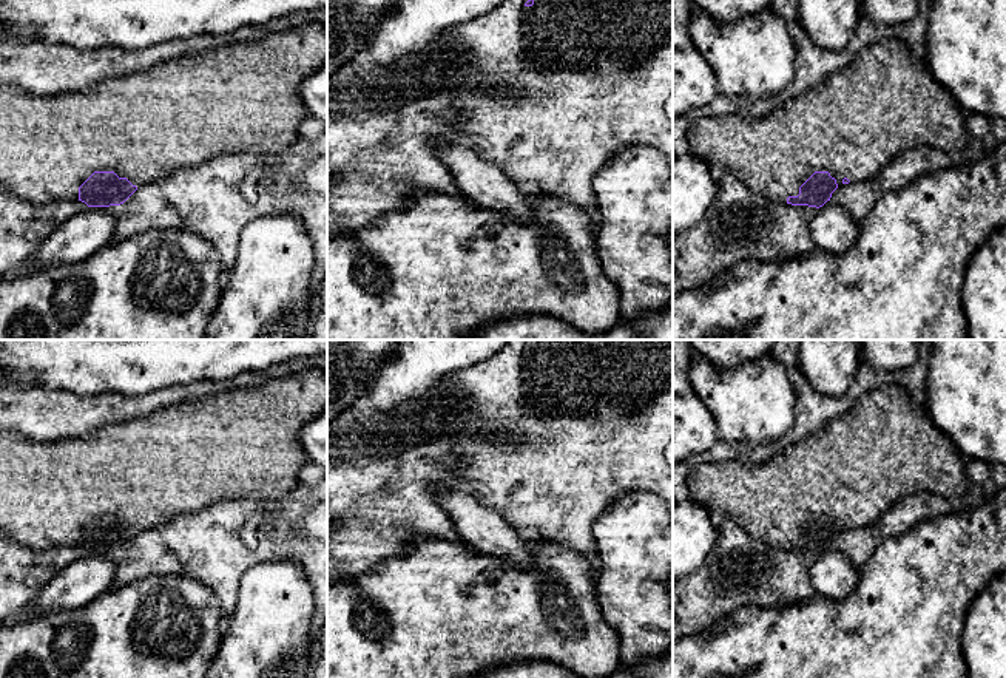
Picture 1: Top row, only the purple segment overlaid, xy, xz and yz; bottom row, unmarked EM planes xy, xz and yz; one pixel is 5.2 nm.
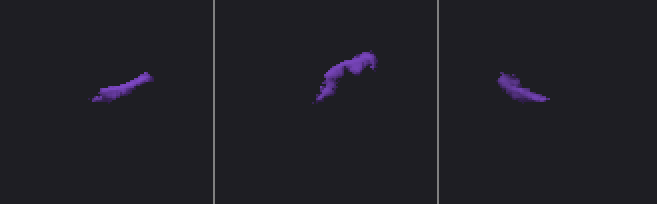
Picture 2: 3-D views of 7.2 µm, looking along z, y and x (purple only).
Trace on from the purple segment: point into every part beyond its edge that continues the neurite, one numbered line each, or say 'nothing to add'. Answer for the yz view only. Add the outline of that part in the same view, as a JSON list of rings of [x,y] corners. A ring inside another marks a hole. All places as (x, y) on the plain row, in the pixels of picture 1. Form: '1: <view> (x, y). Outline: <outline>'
1: yz (886, 447). Outline: [[[889,383],[878,386],[872,391],[864,392],[855,405],[846,411],[841,417],[832,419],[829,423],[821,426],[815,434],[804,437],[802,440],[790,445],[784,451],[778,453],[773,459],[762,463],[748,463],[747,460],[725,460],[714,463],[700,463],[691,468],[687,474],[685,483],[688,485],[690,499],[699,505],[708,508],[717,517],[733,519],[742,530],[745,530],[754,539],[759,539],[773,547],[787,548],[788,542],[798,542],[799,533],[815,519],[829,517],[832,524],[836,525],[838,533],[842,531],[842,525],[847,524],[850,528],[867,527],[875,524],[889,507],[896,503],[910,494],[938,494],[944,499],[967,499],[971,485],[964,473],[966,459],[961,456],[960,449],[952,443],[952,440],[932,422],[927,408],[918,405],[912,400],[912,395],[904,386],[896,383]]]

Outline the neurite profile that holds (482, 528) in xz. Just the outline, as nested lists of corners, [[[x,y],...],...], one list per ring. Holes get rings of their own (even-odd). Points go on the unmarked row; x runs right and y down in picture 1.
[[[430,485],[437,502],[471,548],[512,564],[529,564],[535,544],[523,539],[497,511],[480,503],[461,485]]]

